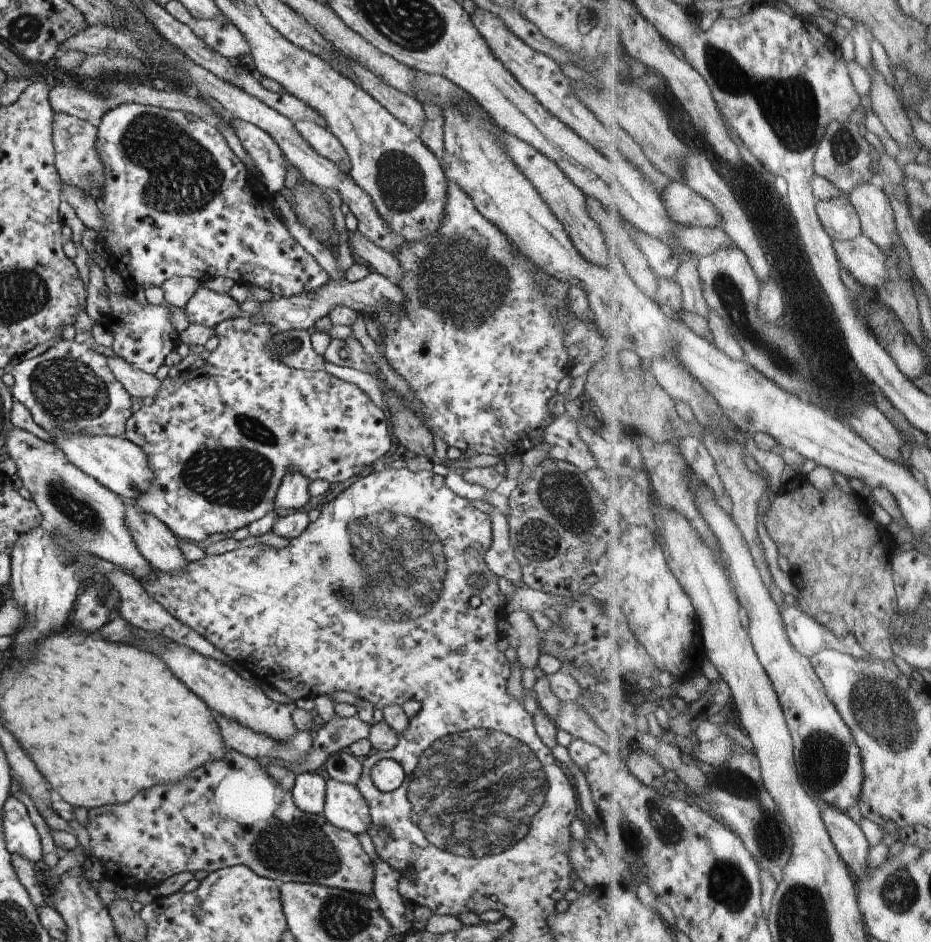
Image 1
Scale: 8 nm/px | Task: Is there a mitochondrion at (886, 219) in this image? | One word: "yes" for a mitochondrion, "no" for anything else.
no

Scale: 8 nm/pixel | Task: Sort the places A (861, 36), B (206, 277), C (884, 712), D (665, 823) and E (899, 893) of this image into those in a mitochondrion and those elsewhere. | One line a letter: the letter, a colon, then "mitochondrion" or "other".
A: other
B: other
C: mitochondrion
D: mitochondrion
E: mitochondrion

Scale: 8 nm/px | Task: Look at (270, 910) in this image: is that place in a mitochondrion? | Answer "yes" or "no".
no

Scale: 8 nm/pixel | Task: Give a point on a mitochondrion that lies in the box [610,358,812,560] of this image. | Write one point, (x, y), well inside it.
(722, 437)

